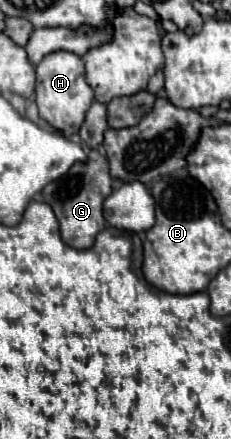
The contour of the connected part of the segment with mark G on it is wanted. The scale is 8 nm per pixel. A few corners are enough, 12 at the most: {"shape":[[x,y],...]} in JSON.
{"shape":[[98,151],[48,183],[42,201],[66,245],[90,249],[102,217],[108,163]]}

